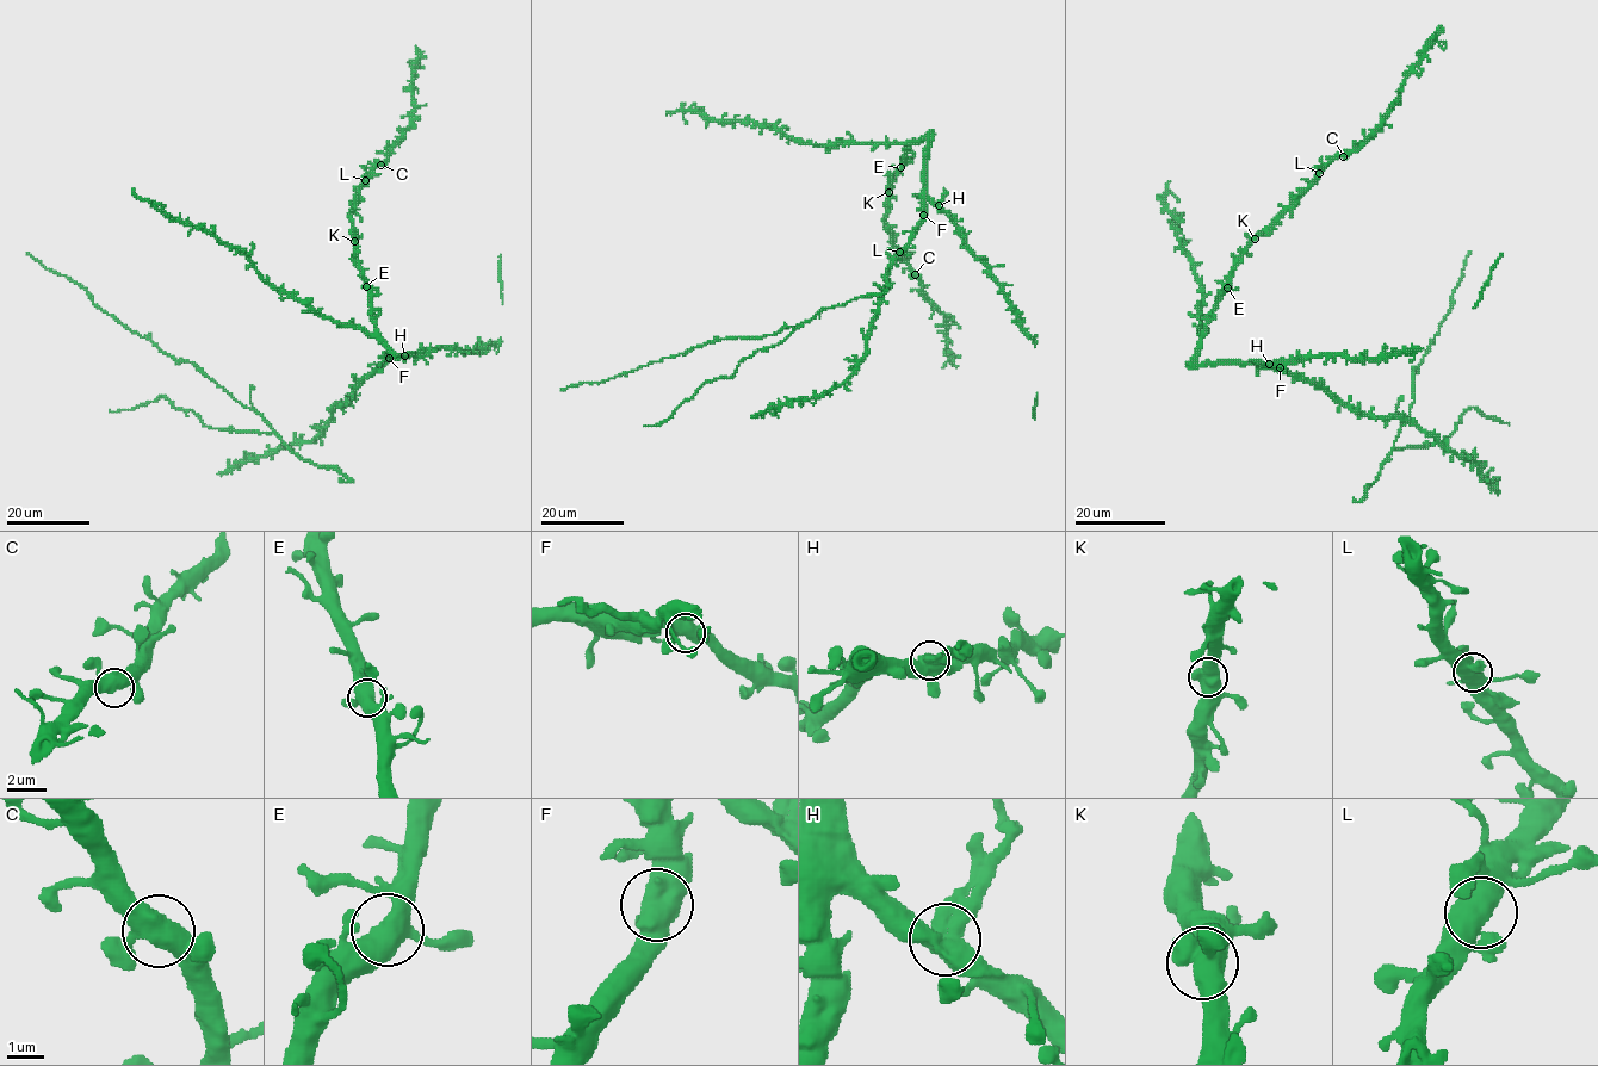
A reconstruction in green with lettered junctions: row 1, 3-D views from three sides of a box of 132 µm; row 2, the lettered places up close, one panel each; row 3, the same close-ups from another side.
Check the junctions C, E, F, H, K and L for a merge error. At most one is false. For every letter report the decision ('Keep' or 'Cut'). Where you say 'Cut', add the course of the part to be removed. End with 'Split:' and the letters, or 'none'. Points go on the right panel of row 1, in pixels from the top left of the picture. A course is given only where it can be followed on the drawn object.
C: Keep
E: Keep
F: Keep
H: Cut. Course of the part to remove: (1269, 364), (1250, 360)
K: Keep
L: Keep
Split: H

